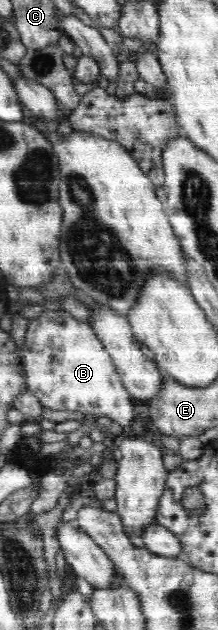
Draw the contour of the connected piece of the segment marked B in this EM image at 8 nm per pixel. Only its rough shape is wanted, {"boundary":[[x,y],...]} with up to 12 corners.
{"boundary":[[45,309],[20,356],[43,407],[136,415],[87,321]]}

